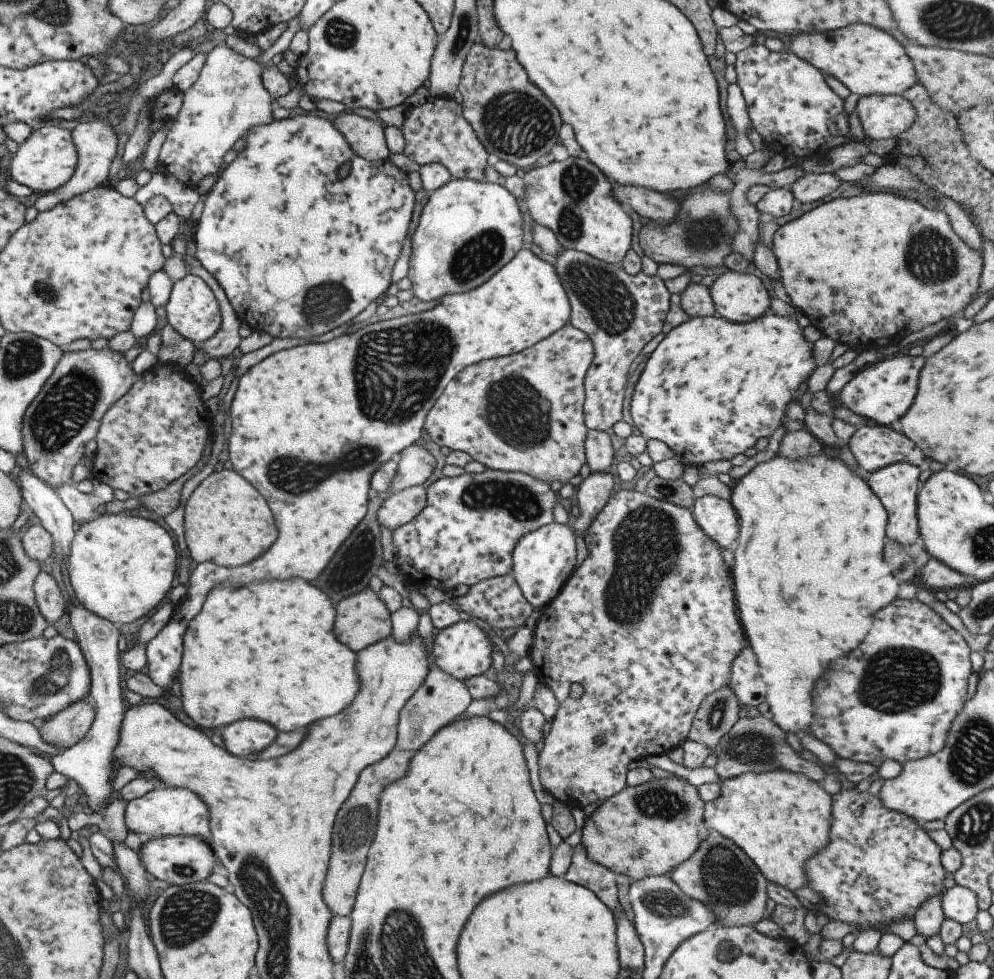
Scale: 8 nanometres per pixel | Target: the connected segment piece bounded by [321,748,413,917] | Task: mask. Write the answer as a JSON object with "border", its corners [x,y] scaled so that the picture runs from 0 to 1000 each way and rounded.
{"border":[[[393,766],[383,778],[373,780],[365,784],[359,793],[359,799],[351,811],[351,815],[345,819],[343,827],[337,834],[337,844],[335,844],[335,854],[333,854],[333,878],[331,878],[331,889],[327,895],[325,903],[325,915],[327,925],[331,927],[333,936],[350,936],[355,925],[357,913],[359,911],[363,893],[367,885],[367,872],[377,848],[377,838],[379,838],[379,813],[381,809],[391,803],[393,799],[401,797],[409,789],[409,780],[415,772],[415,767],[405,768],[405,766]]]}

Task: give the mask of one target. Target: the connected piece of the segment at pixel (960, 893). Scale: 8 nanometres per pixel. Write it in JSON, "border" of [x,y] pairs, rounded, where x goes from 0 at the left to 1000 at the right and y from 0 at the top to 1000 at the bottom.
{"border":[[[960,904],[948,910],[947,930],[950,938],[961,940],[966,945],[973,944],[984,931],[983,917],[979,911]]]}

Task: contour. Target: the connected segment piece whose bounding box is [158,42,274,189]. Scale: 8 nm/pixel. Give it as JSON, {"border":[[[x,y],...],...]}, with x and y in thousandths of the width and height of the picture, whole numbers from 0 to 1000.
{"border":[[[226,43],[216,46],[208,54],[196,84],[184,93],[178,118],[173,123],[159,156],[160,174],[168,179],[172,178],[184,190],[192,193],[197,193],[206,180],[218,181],[225,171],[224,160],[240,141],[245,141],[257,129],[269,129],[276,124],[273,118],[275,100],[263,86],[263,72],[273,66],[272,63],[261,65],[255,60],[246,59],[226,47]]]}

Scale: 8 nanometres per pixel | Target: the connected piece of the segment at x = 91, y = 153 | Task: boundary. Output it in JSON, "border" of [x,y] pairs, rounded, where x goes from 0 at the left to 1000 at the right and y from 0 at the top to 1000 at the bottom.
{"border":[[[95,116],[90,118],[89,124],[79,125],[73,133],[70,134],[71,145],[75,149],[75,155],[77,155],[77,168],[73,175],[73,180],[63,188],[59,190],[57,194],[51,194],[51,196],[45,196],[41,198],[39,202],[33,206],[33,212],[37,217],[43,217],[45,215],[51,215],[53,210],[57,210],[59,206],[65,206],[65,204],[71,204],[73,200],[79,200],[88,194],[92,194],[102,188],[108,187],[108,174],[110,168],[116,159],[116,153],[118,148],[118,139],[114,134],[115,124],[110,123],[107,116]]]}

